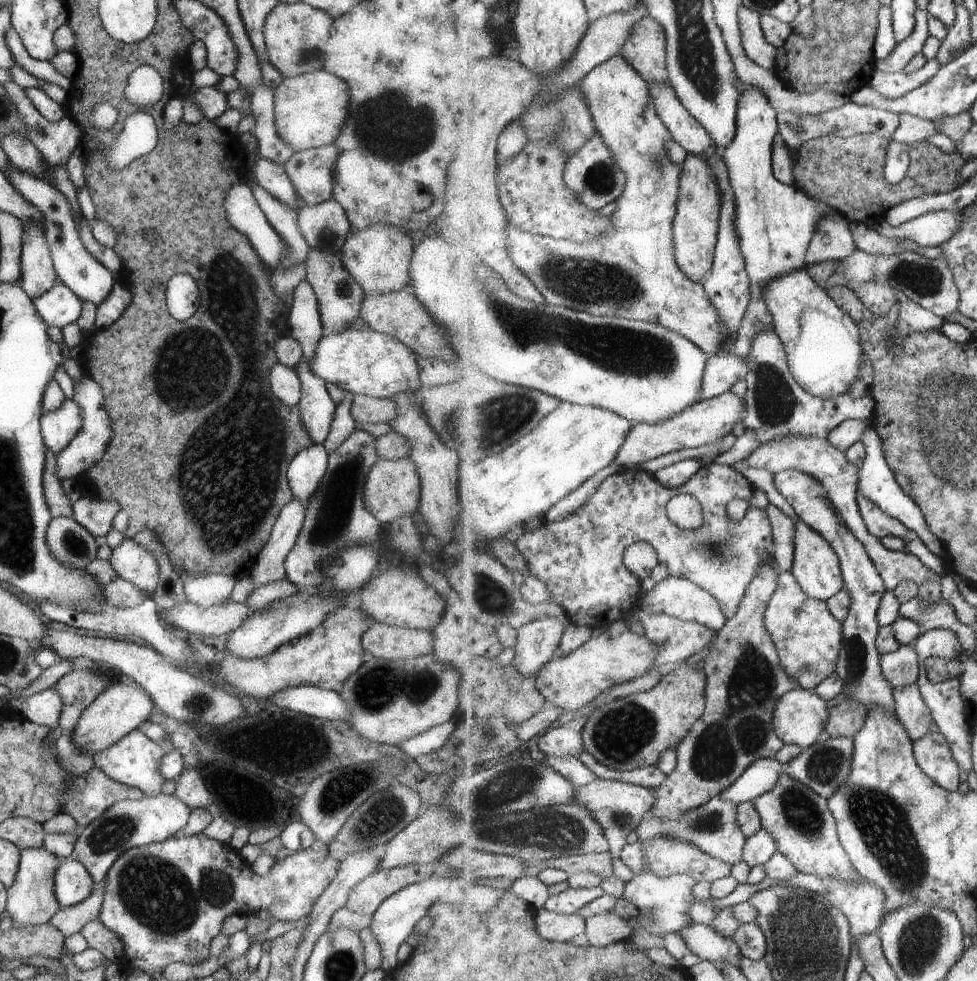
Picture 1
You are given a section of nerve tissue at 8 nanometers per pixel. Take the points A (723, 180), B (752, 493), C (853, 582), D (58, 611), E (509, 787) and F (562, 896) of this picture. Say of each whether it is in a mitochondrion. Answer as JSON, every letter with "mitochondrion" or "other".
{"A":"other","B":"other","C":"other","D":"other","E":"mitochondrion","F":"other"}

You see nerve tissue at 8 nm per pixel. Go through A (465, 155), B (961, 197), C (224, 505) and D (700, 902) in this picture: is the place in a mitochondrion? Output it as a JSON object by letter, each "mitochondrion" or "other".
{"A":"other","B":"other","C":"mitochondrion","D":"other"}

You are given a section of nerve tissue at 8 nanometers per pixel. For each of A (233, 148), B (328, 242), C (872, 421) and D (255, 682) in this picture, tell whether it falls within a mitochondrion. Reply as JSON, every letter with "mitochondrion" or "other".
{"A":"other","B":"other","C":"other","D":"other"}

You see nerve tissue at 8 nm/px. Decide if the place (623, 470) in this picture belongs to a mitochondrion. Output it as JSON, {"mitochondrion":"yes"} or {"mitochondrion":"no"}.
{"mitochondrion":"no"}

